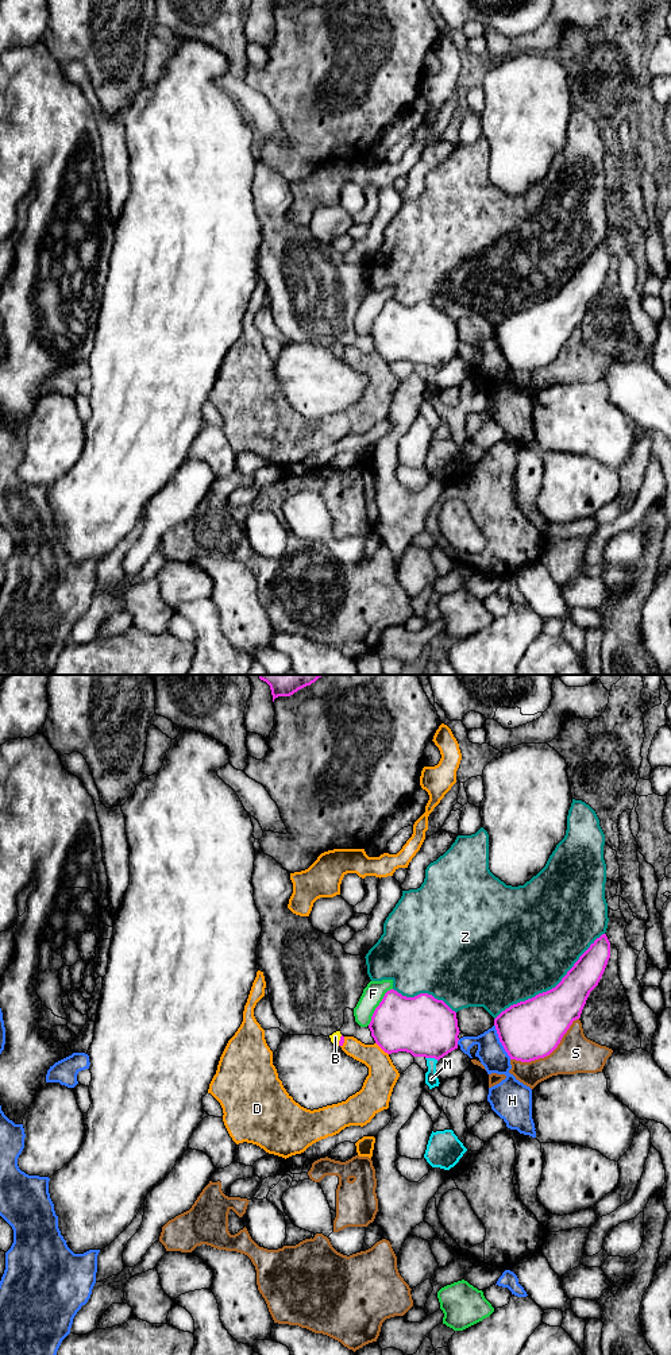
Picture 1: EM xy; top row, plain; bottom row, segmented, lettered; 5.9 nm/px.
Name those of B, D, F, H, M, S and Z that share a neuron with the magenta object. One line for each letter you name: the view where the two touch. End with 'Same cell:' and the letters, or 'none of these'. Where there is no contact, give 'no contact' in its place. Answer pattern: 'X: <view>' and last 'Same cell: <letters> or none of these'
B: xy
Same cell: B

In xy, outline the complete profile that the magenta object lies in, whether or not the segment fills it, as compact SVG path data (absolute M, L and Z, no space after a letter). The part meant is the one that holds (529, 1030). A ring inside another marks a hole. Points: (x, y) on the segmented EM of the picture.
M606 934L597 938L552 989L502 1011L494 1026L510 1059L531 1062L549 1055L574 1020L610 958Z

